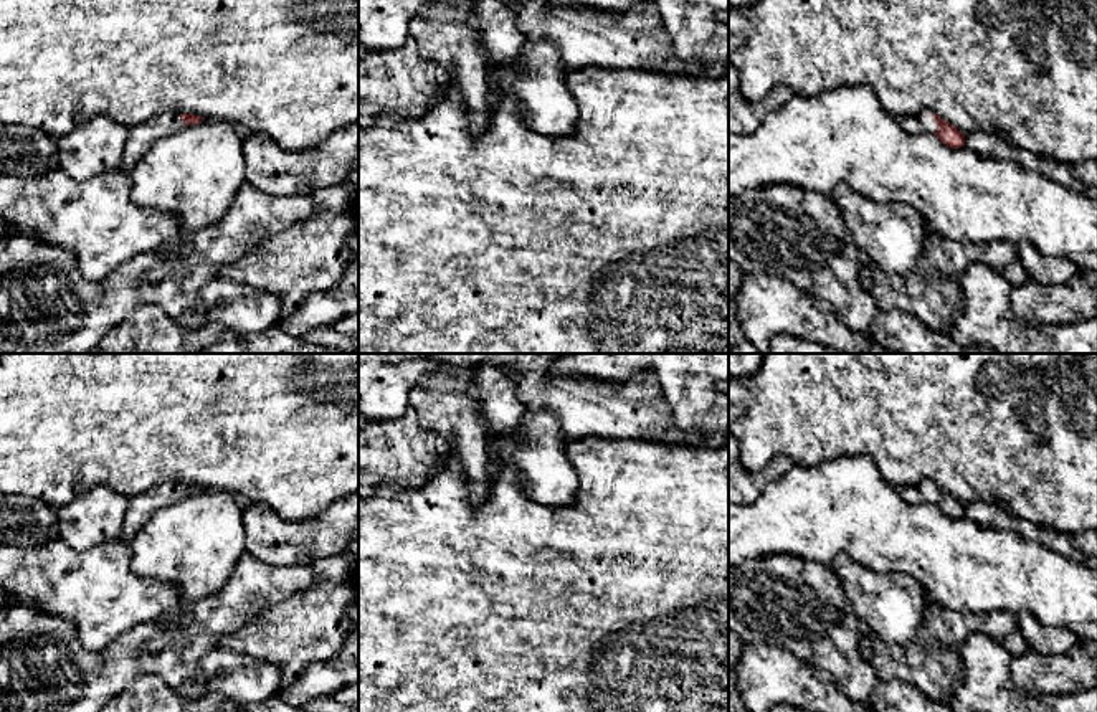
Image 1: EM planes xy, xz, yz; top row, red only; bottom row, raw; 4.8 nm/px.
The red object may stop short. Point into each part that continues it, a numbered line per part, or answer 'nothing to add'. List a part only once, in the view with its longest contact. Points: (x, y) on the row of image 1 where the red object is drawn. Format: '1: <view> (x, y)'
1: yz (919, 123)

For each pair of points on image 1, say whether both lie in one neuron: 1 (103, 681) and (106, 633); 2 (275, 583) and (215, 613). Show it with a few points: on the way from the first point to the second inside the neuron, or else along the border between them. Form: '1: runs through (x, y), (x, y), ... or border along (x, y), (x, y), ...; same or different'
1: border along (76, 625), (88, 650), (116, 646); different
2: runs through (260, 585), (255, 585), (230, 610); same

